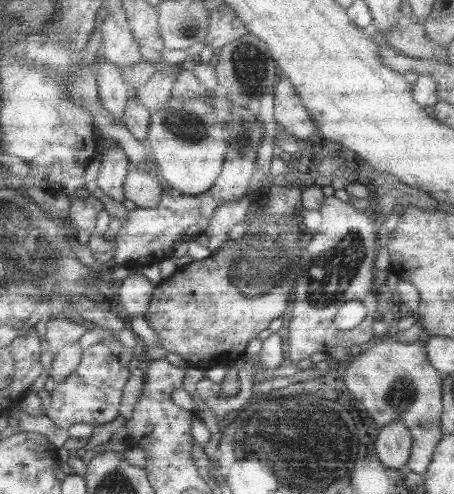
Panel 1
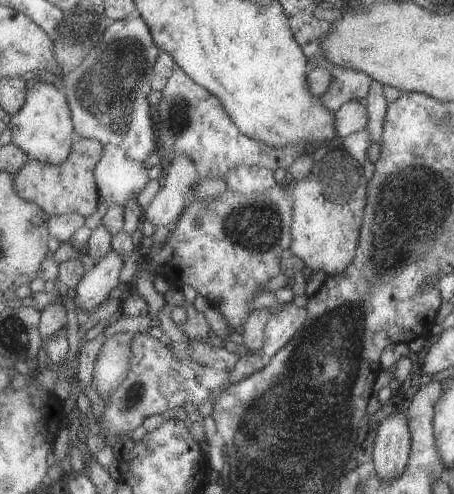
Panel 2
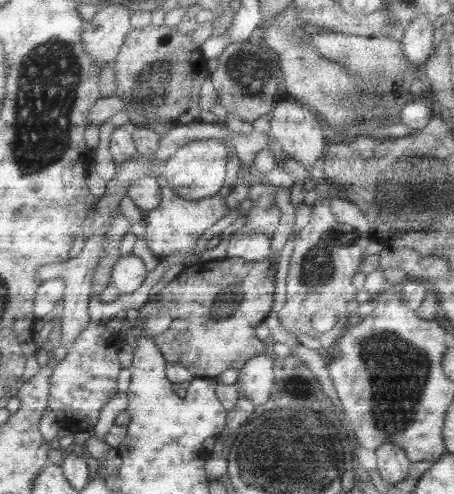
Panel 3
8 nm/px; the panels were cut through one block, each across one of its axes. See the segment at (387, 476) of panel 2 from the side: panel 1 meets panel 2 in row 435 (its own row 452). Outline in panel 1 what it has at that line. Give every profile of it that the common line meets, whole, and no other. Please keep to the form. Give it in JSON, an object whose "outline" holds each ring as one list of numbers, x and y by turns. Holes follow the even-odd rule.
{"outline":[[391,422,379,428,375,440,375,456,387,468,403,468,411,454,411,432,401,422]]}

